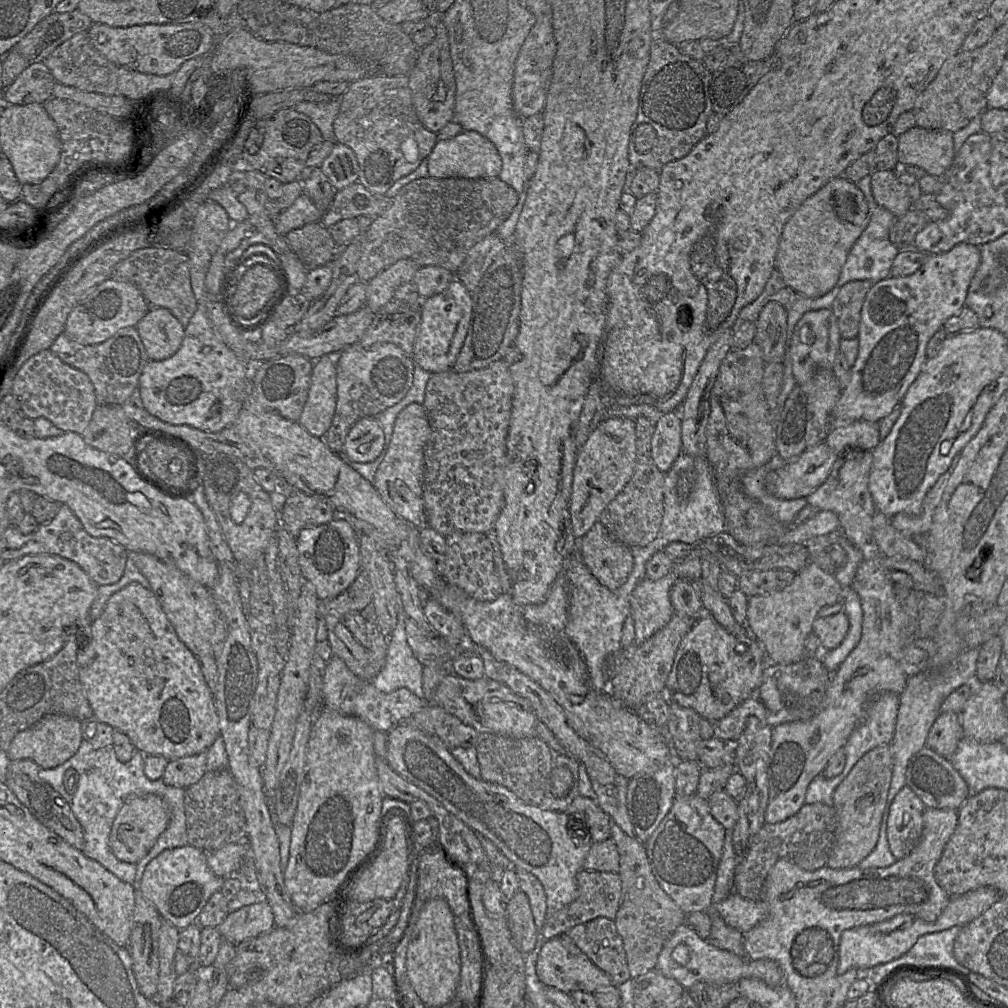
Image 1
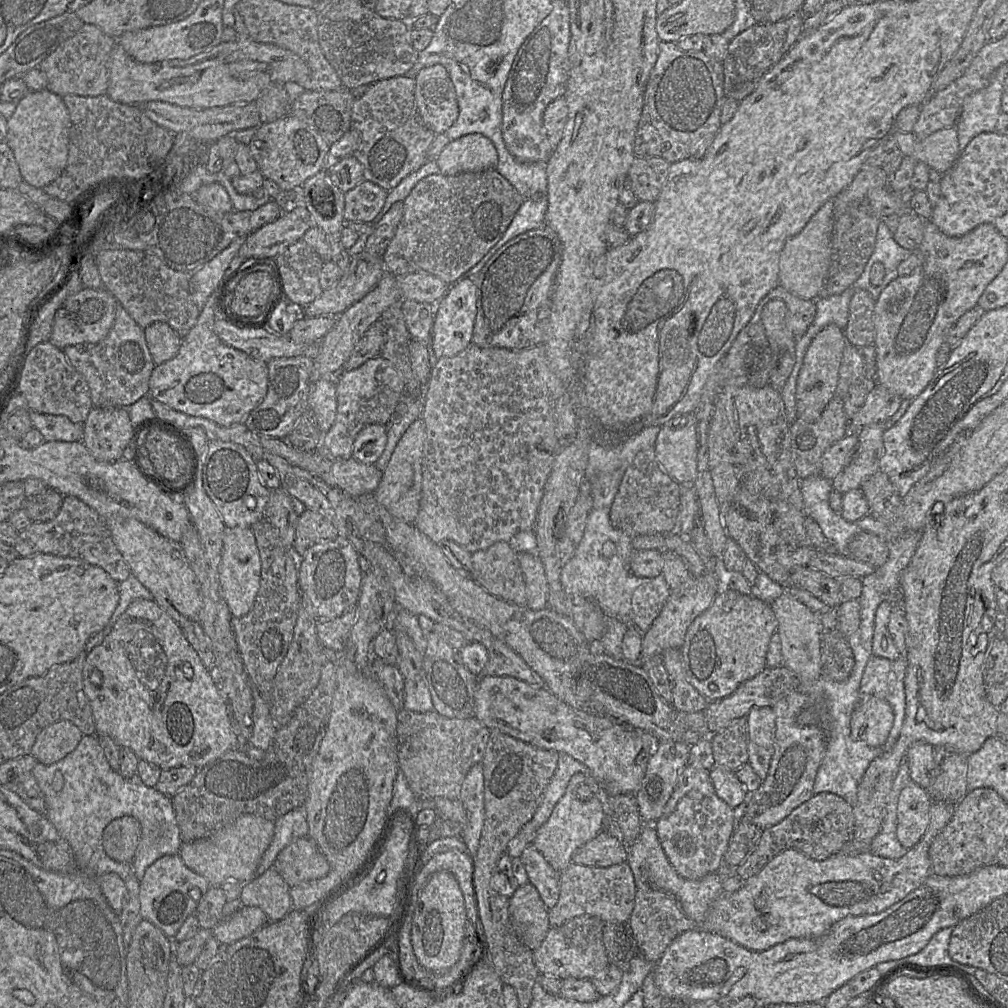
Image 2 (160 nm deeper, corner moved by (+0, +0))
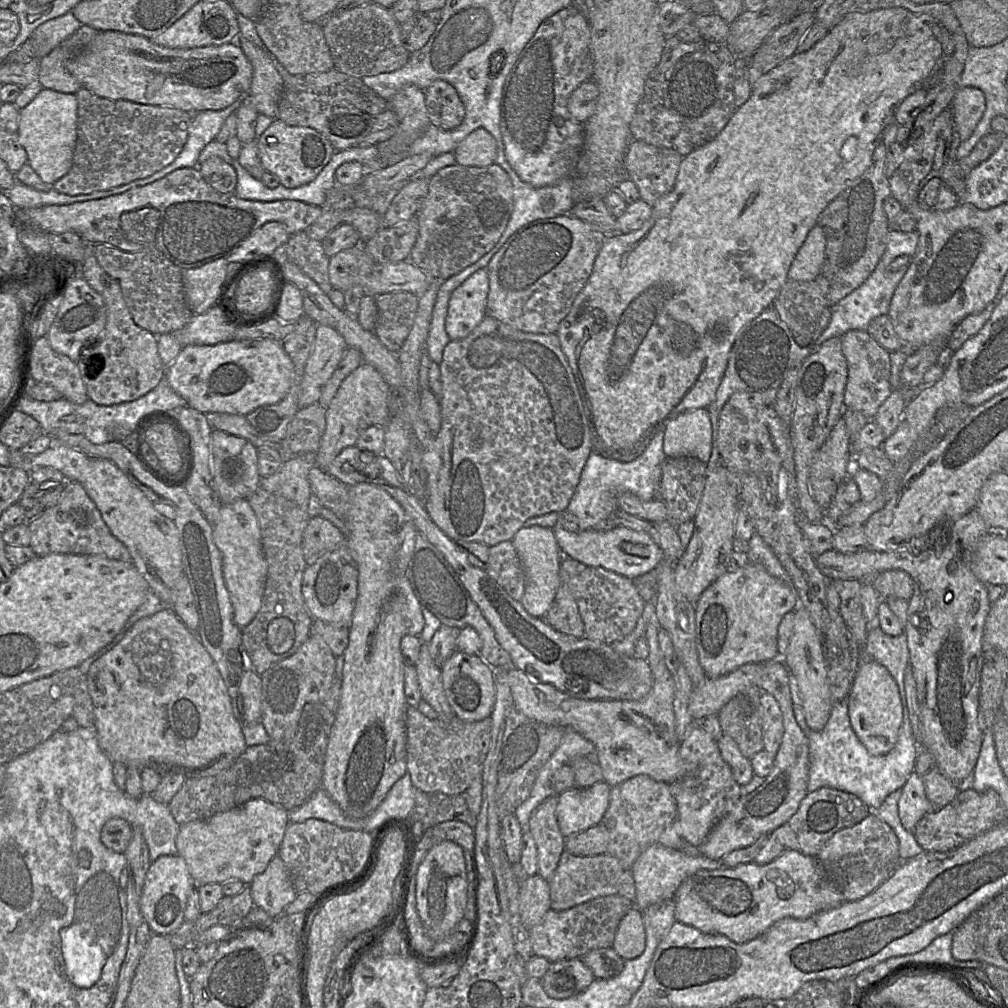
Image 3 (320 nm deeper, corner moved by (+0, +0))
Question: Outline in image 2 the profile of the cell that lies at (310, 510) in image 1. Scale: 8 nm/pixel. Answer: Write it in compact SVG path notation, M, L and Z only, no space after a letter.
M306 509L298 516L292 545L294 551L303 556L314 544L331 541L337 536L338 530L327 517Z

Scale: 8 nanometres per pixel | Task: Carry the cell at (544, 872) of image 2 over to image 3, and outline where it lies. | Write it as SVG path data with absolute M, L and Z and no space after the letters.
M557 794L547 797L534 809L528 824L537 847L537 875L547 882L550 882L565 850L566 838L559 829L557 805Z

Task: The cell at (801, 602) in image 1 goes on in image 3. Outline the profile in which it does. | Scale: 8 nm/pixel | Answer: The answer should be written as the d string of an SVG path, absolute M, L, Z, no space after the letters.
M800 605L794 610L793 633L783 656L783 663L798 681L809 728L814 731L822 730L829 719L832 708L827 671L818 632L807 610Z

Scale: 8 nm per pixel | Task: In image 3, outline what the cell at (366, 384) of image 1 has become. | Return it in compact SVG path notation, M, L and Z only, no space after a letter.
M362 362L342 381L326 409L326 428L314 455L314 464L326 472L344 448L355 446L359 435L365 429L370 426L386 427L390 419L389 398L390 386L379 371L371 364Z

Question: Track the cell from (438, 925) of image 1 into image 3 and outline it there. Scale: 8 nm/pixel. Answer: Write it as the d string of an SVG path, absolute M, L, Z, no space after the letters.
M450 840L434 845L418 867L416 909L428 936L442 940L464 915L467 903L467 872L463 848Z

